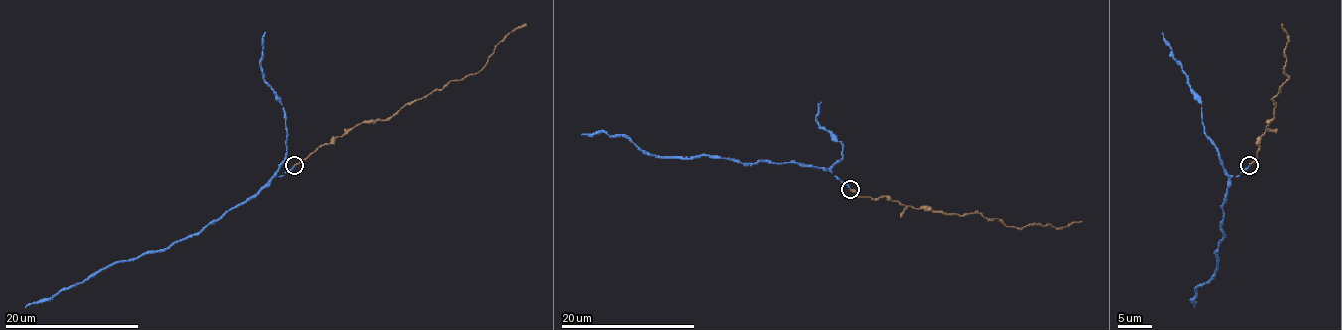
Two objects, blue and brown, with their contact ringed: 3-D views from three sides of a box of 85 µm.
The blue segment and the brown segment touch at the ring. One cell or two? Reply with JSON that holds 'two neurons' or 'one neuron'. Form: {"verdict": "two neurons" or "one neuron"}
{"verdict": "one neuron"}

